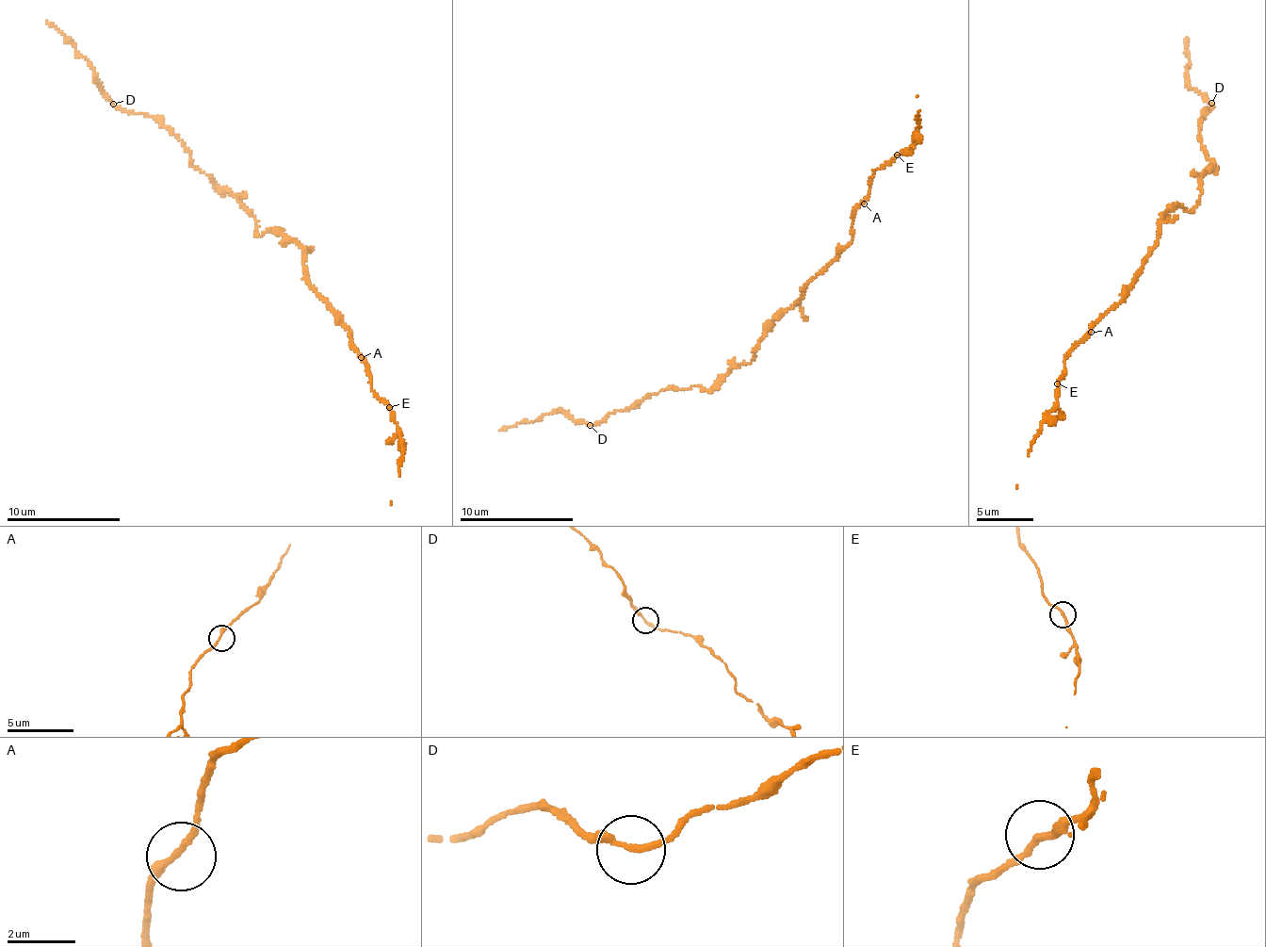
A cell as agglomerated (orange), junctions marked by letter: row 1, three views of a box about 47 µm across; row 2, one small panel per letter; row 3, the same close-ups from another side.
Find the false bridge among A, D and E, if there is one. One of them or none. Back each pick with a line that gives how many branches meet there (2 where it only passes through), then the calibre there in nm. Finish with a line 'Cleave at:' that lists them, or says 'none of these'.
Cleave at: none of these

